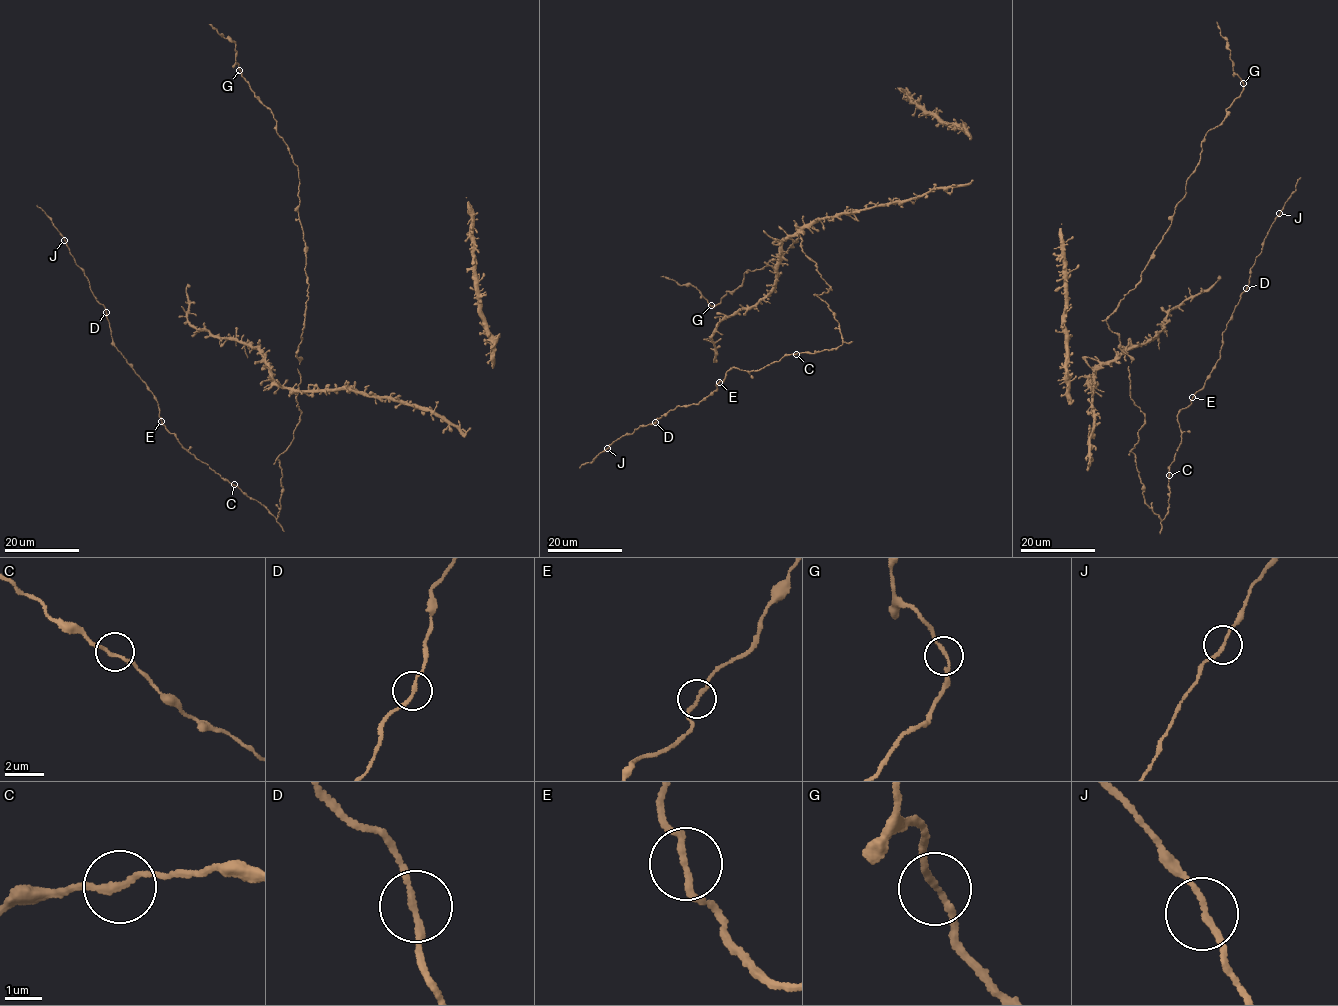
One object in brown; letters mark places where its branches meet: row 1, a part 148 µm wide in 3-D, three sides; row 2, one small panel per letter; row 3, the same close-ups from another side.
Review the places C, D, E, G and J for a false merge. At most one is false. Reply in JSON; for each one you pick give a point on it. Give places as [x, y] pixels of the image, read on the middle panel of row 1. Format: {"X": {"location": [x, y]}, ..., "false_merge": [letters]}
{"false_merge": []}

